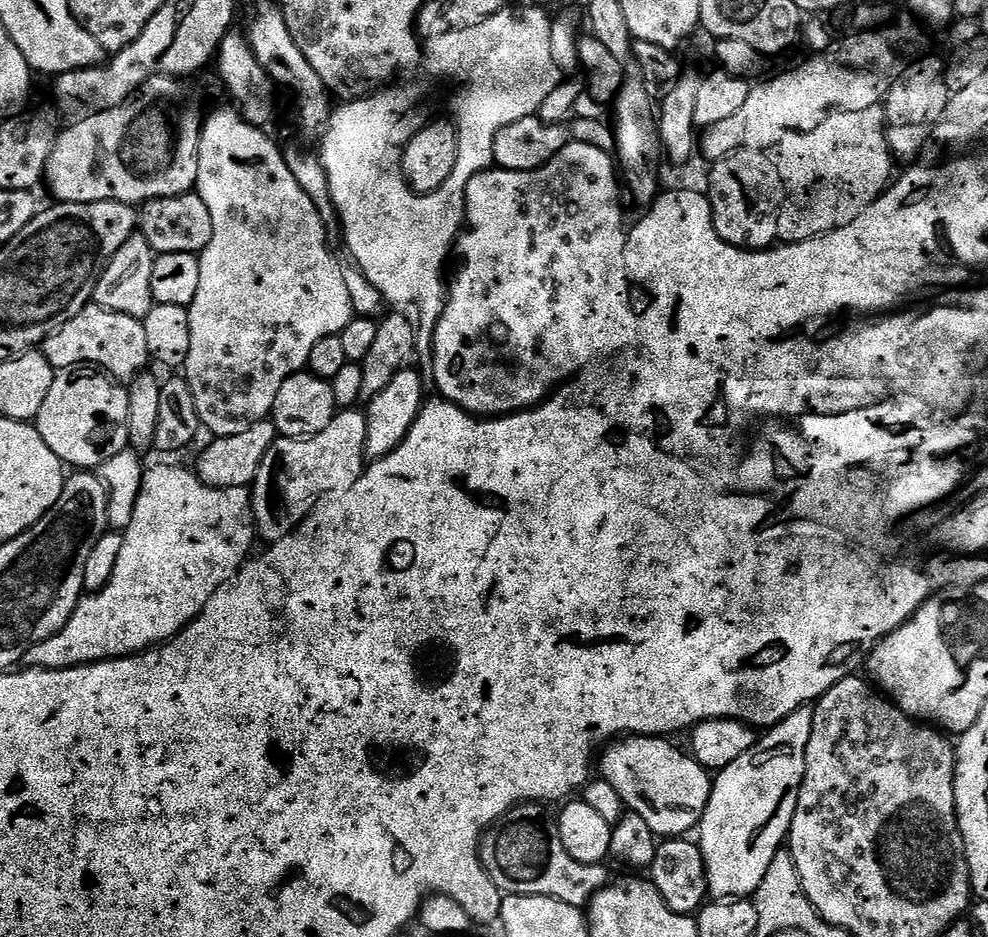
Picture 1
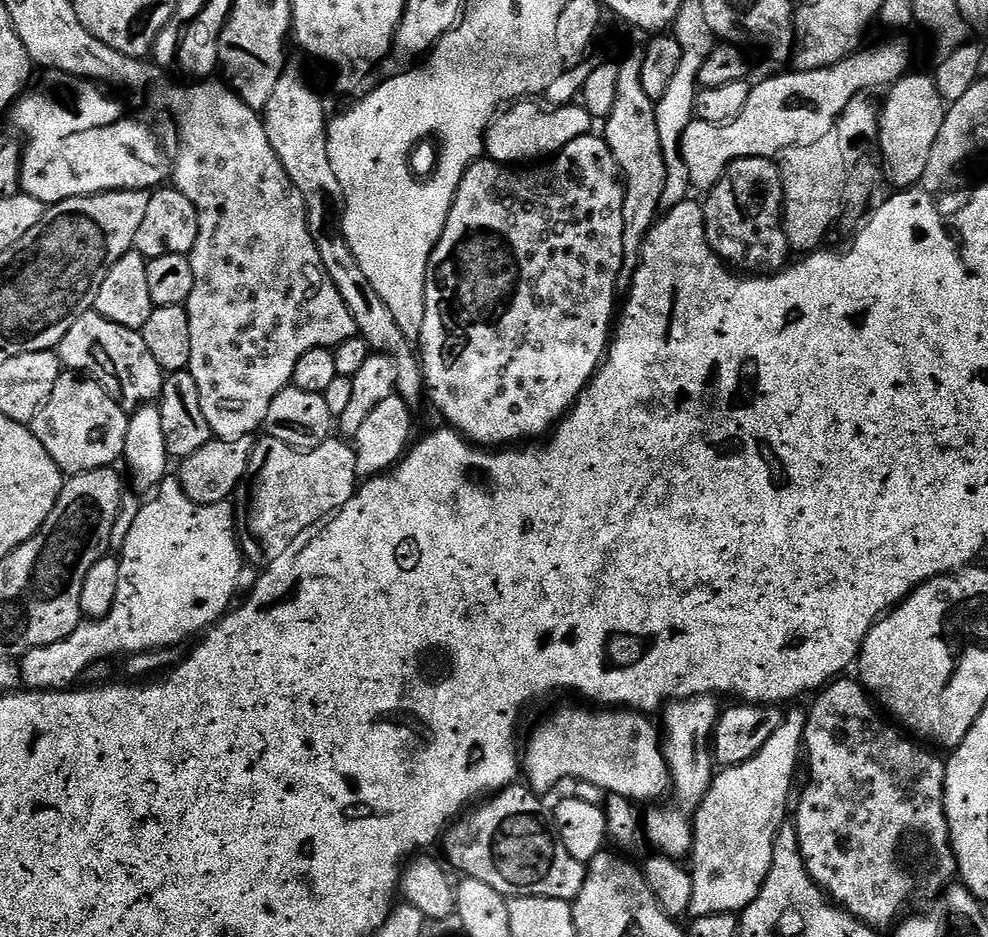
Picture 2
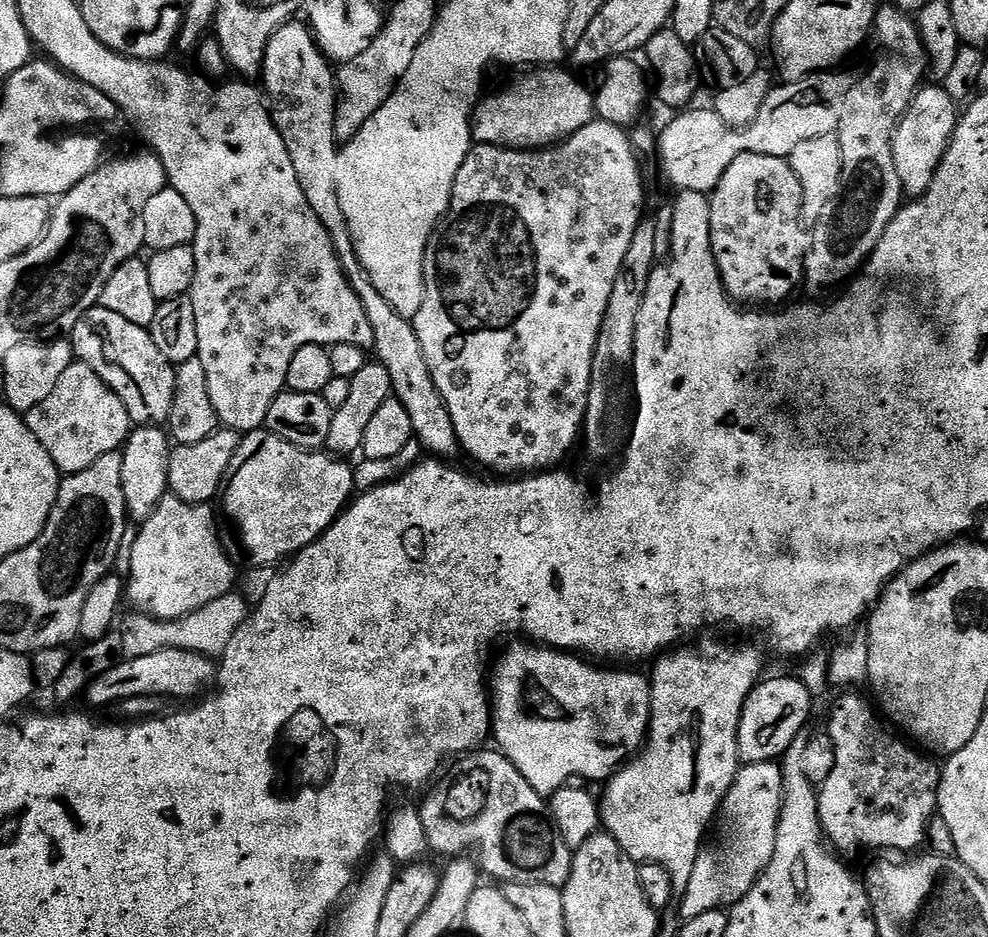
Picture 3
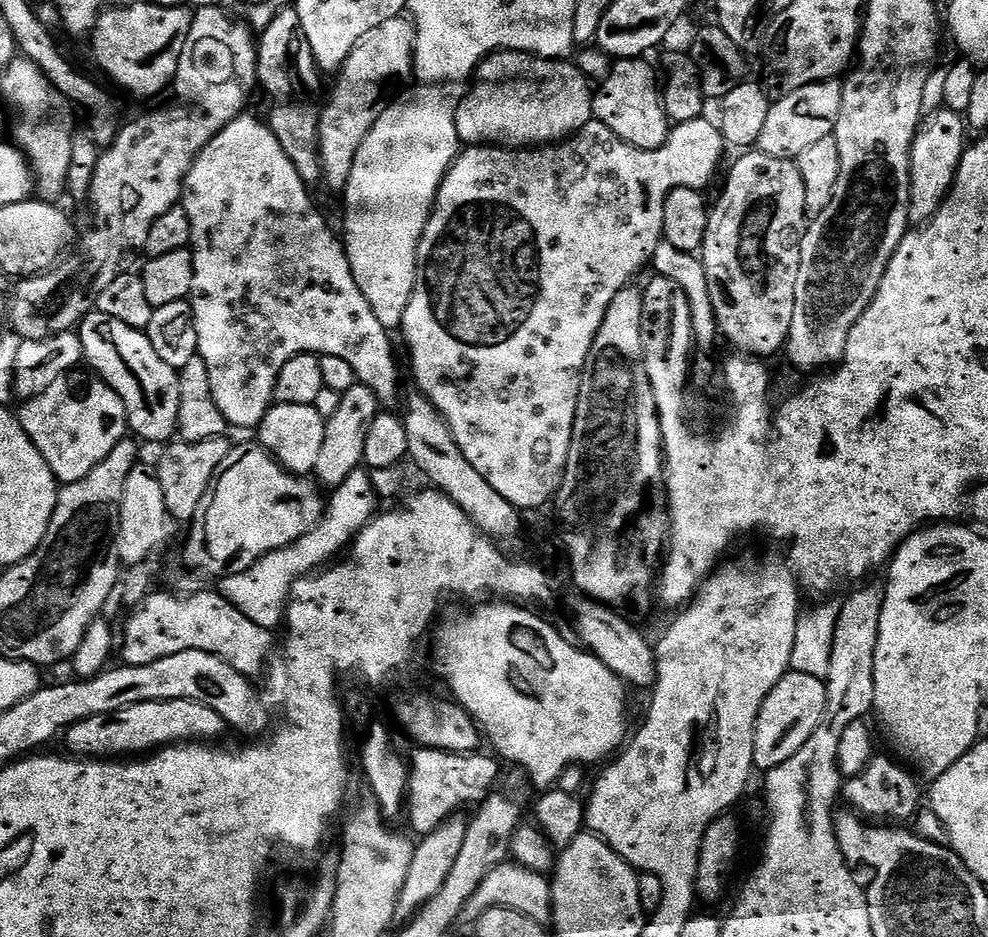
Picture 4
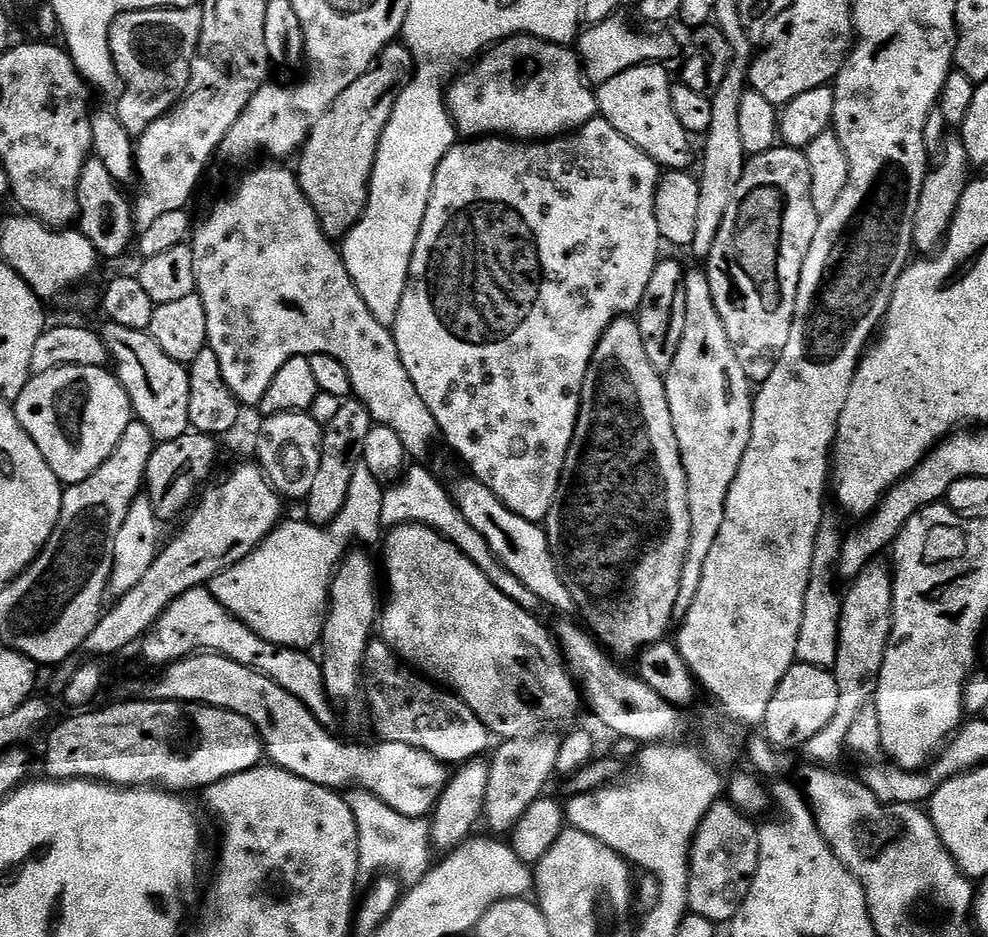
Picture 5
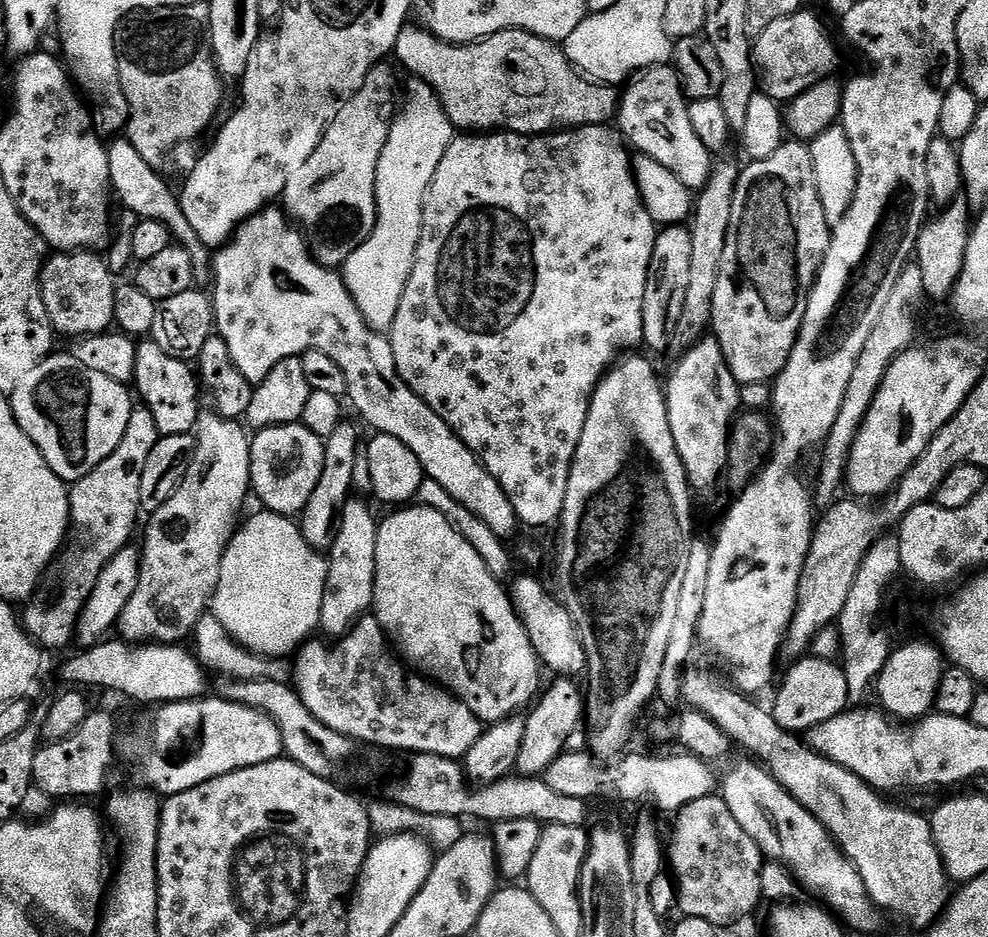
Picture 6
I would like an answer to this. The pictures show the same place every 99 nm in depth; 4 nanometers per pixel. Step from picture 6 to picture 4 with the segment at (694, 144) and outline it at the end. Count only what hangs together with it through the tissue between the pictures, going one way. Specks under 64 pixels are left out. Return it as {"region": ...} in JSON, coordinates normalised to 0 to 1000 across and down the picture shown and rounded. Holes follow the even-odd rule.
{"region":[[[624,63],[615,74],[614,81],[606,86],[599,105],[599,123],[609,129],[626,147],[646,156],[650,160],[666,160],[678,147],[678,129],[672,116],[670,90],[664,85],[664,77],[655,68],[655,63]]]}

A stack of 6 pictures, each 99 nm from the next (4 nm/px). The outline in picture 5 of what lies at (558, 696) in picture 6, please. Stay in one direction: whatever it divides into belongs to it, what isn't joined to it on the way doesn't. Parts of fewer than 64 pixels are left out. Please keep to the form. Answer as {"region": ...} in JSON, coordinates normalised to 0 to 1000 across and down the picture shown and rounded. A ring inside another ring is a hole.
{"region":[[[559,783],[522,785],[518,790],[510,790],[501,795],[497,804],[498,811],[496,810],[494,815],[494,838],[489,870],[492,879],[494,875],[495,889],[517,889],[528,869],[534,866],[534,861],[552,848],[551,840],[558,835],[559,827],[564,827],[565,824],[563,814],[569,791],[566,784],[555,784]]]}

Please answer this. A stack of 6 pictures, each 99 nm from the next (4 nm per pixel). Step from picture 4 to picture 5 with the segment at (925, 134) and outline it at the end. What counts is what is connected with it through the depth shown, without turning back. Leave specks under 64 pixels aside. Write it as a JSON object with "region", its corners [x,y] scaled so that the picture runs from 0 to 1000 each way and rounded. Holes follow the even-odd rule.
{"region":[[[964,143],[955,150],[954,162],[946,172],[945,178],[935,191],[935,197],[929,211],[929,224],[925,224],[925,250],[923,258],[928,270],[943,271],[954,260],[960,251],[960,242],[970,222],[970,216],[974,207],[980,202],[982,195],[982,176],[978,156],[972,149],[971,144]]]}

